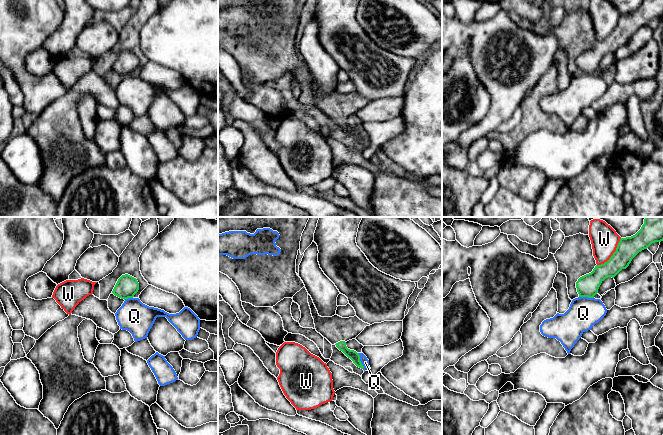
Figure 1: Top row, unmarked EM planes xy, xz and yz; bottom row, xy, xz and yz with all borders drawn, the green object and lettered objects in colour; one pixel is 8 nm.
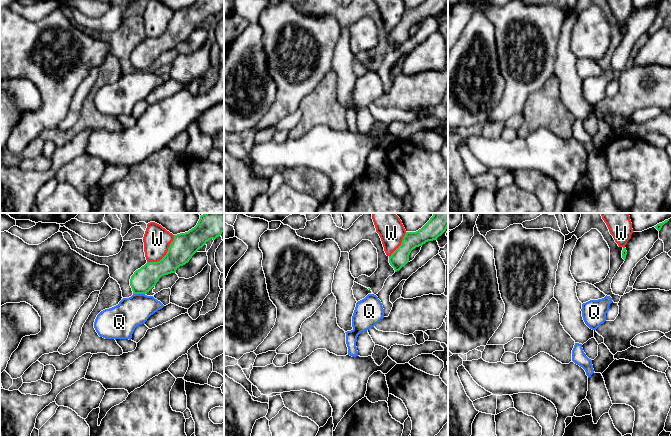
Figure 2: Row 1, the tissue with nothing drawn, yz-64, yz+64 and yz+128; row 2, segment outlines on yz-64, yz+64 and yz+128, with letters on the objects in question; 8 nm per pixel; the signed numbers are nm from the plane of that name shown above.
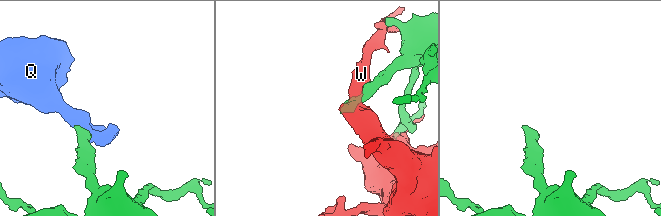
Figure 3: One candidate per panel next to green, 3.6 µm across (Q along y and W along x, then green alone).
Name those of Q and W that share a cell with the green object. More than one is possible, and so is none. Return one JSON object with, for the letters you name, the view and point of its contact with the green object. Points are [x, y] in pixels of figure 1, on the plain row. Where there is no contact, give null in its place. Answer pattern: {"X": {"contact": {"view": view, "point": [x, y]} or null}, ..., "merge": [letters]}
{"merge": []}

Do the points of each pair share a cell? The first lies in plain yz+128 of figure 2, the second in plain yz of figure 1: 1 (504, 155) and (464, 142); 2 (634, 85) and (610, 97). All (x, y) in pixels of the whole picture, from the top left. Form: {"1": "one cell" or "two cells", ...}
{"1": "two cells", "2": "one cell"}

